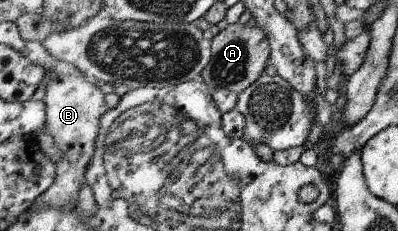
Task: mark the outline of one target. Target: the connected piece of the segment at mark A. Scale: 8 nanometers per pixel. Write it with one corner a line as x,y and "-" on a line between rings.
228,25
211,39
211,57
198,79
206,82
213,90
225,88
240,94
264,73
269,62
270,47
265,32
258,26

